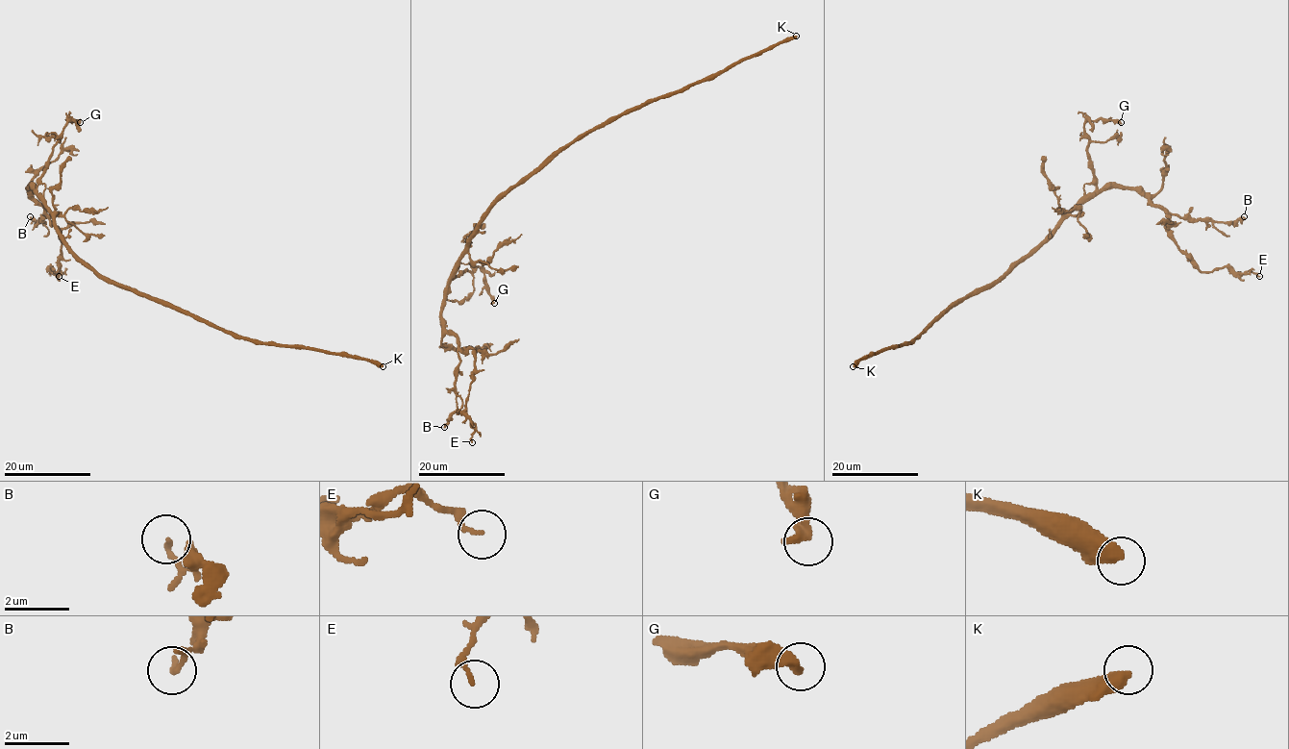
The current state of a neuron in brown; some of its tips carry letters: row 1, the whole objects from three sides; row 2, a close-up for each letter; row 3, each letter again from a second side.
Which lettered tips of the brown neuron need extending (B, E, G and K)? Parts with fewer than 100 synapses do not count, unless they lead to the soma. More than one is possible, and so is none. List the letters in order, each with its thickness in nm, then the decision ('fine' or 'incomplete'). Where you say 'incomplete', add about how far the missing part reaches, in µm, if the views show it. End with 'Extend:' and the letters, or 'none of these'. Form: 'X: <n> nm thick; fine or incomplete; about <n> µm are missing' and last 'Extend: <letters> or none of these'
B: 160 nm thick; fine
E: 120 nm thick; fine
G: 440 nm thick; fine
K: 440 nm thick; incomplete; about 200 µm are missing
Extend: K

